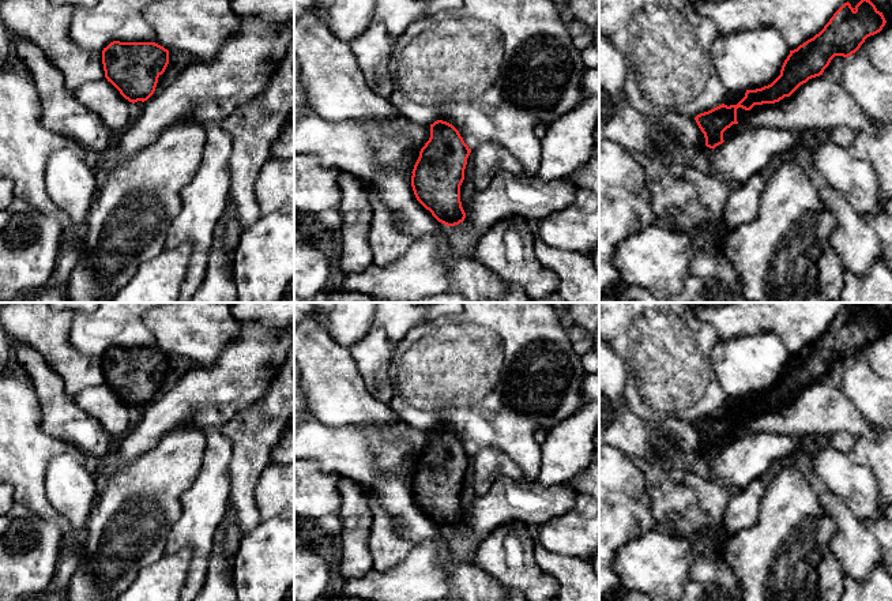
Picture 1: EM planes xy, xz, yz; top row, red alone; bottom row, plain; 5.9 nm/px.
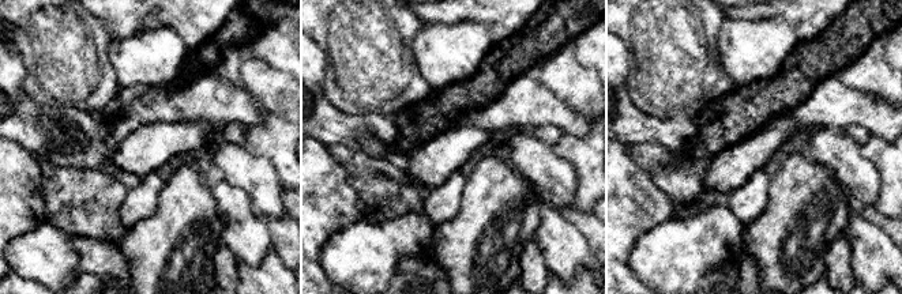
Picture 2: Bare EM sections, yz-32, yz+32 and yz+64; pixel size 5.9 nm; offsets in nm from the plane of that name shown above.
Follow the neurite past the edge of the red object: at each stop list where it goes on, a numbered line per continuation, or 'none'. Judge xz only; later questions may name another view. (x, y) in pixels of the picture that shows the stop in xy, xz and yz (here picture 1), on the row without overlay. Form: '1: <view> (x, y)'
none

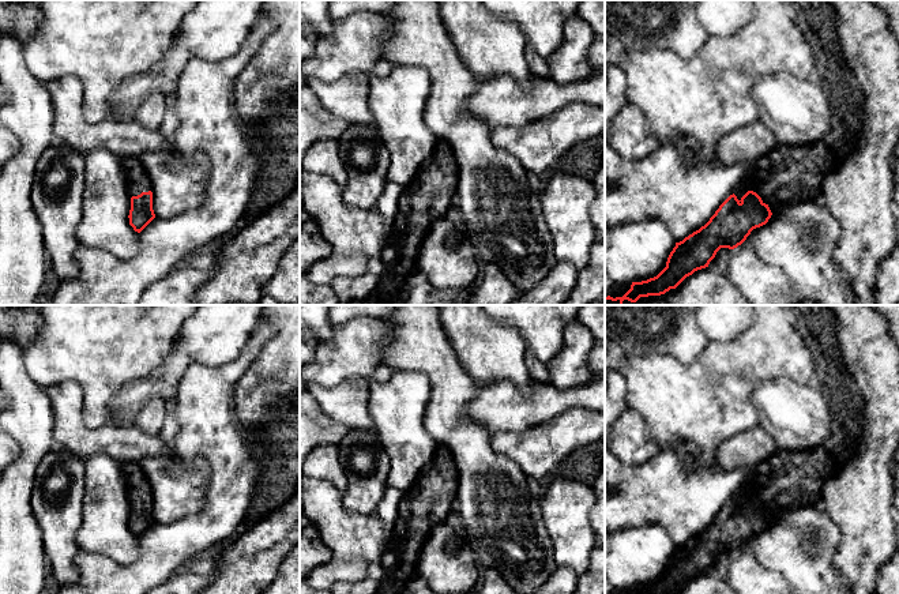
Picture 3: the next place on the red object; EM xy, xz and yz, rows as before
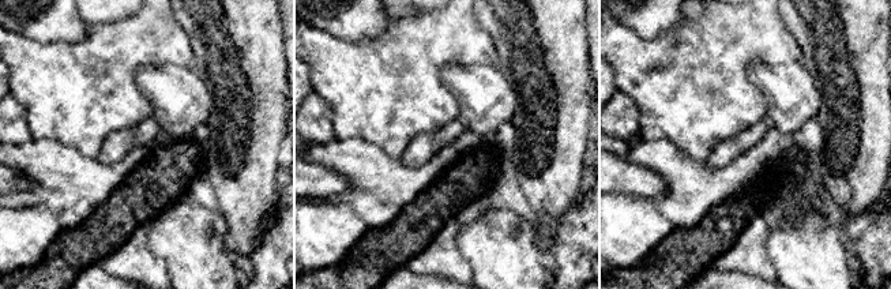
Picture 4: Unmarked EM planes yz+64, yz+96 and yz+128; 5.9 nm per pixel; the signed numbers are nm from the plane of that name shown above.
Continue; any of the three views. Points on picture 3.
1: xy (136, 484)

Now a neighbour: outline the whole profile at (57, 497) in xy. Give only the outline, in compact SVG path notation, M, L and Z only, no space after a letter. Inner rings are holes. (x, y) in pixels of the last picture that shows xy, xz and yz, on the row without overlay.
M57 447L49 451L35 471L30 504L60 587L79 576L75 559L80 553L76 534L83 520L83 495L83 459Z

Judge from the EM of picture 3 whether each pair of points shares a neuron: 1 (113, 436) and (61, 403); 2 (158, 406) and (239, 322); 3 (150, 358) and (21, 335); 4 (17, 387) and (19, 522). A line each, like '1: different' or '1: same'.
1: same
2: different
3: different
4: same

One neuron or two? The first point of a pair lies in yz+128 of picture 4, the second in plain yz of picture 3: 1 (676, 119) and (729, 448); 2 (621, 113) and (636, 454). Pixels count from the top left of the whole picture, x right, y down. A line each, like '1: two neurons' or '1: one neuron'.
1: two neurons
2: one neuron

